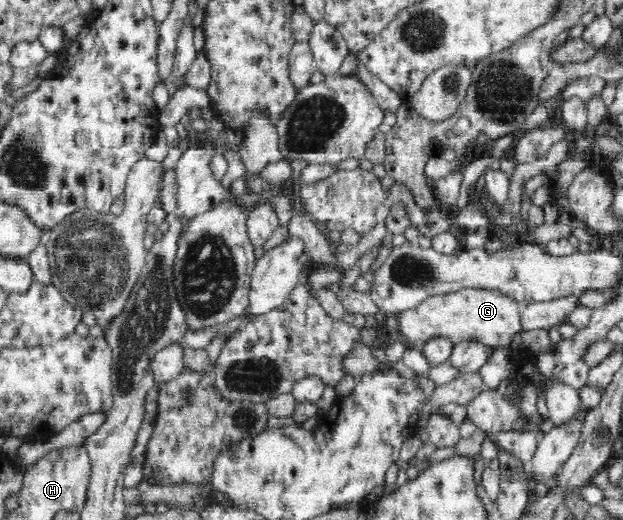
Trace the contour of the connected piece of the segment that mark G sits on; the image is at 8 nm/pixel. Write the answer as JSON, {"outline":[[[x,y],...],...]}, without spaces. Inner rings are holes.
{"outline":[[[463,288],[447,295],[425,299],[415,309],[399,313],[399,331],[408,346],[423,345],[434,337],[446,337],[453,343],[475,341],[487,348],[507,347],[518,333],[523,332],[523,305],[515,296],[499,290]]]}

